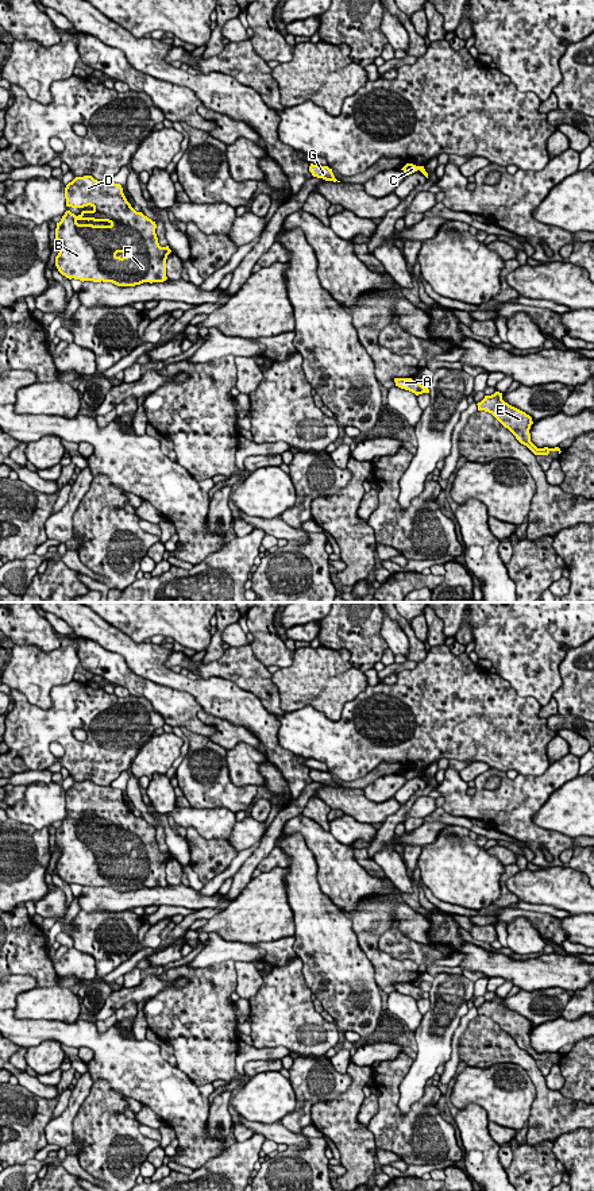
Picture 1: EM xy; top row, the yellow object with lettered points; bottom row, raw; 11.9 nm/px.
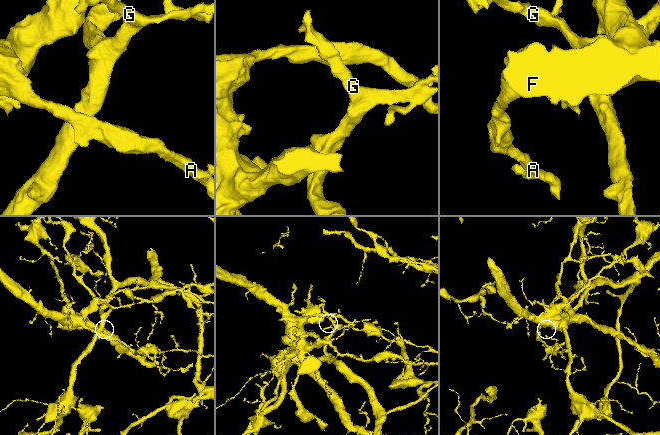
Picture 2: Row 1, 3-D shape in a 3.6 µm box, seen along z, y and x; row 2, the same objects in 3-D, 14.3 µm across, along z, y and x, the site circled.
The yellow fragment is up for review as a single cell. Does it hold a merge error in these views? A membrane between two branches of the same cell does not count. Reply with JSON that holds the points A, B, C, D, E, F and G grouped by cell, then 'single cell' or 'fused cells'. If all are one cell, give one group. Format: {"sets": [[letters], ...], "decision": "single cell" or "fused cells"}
{"sets": [["A", "B", "D", "E", "F"], ["C", "G"]], "decision": "fused cells"}

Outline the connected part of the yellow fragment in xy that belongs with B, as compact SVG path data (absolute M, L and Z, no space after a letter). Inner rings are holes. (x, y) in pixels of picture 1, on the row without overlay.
M92 780L76 782L65 793L66 812L84 813L78 821L66 816L57 828L55 844L59 857L55 862L58 876L66 883L93 887L112 887L117 891L135 891L143 887L163 887L169 851L161 852L157 829L127 806L120 789L97 786ZM78 825L108 826L108 830L78 829Z

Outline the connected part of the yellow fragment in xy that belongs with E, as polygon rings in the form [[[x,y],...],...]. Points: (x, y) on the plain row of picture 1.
[[[495,997],[491,1001],[485,1001],[485,1003],[477,1009],[478,1015],[485,1015],[491,1018],[505,1033],[508,1033],[516,1044],[526,1051],[535,1060],[548,1060],[551,1056],[562,1057],[559,1052],[555,1053],[537,1053],[531,1047],[531,1030],[533,1029],[532,1022],[525,1017],[509,1010],[502,1005],[502,998]]]

